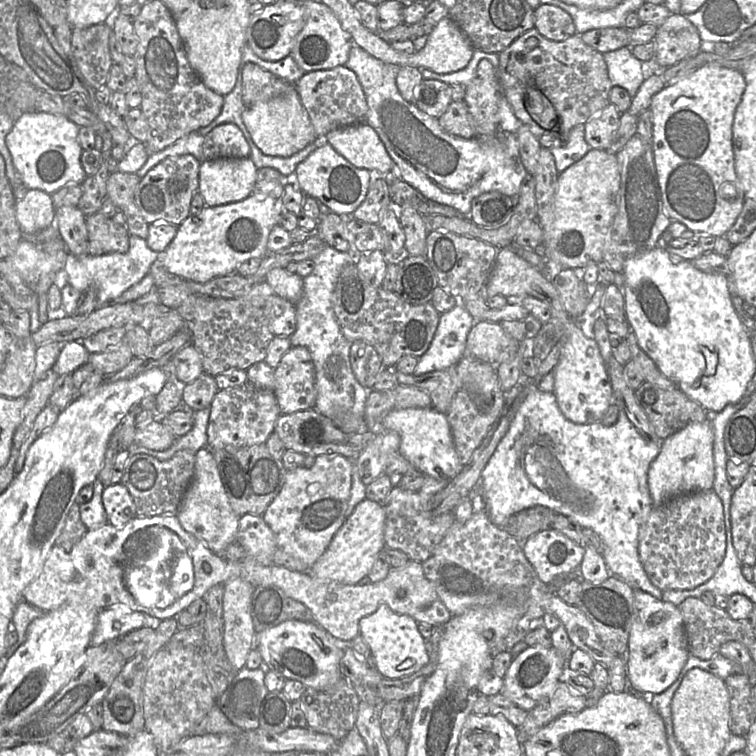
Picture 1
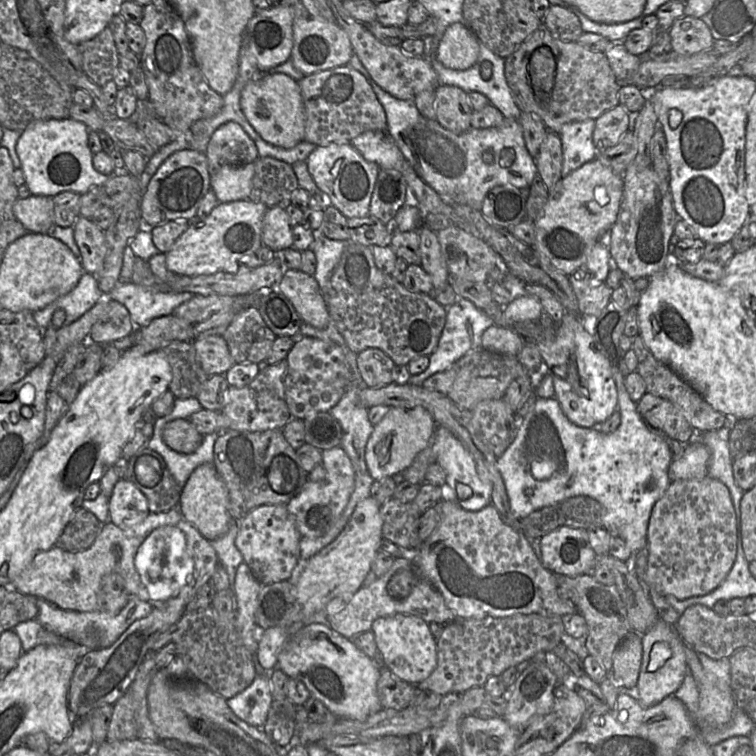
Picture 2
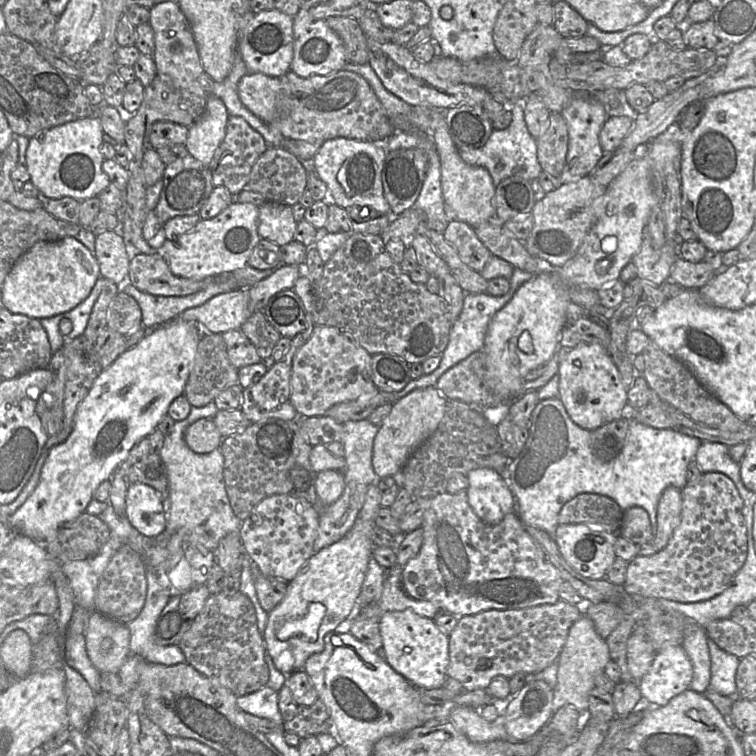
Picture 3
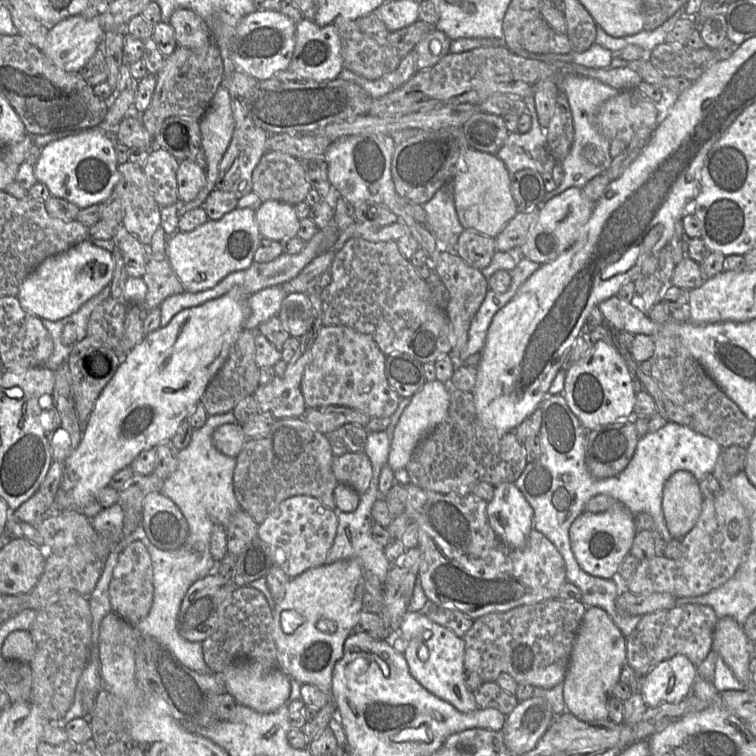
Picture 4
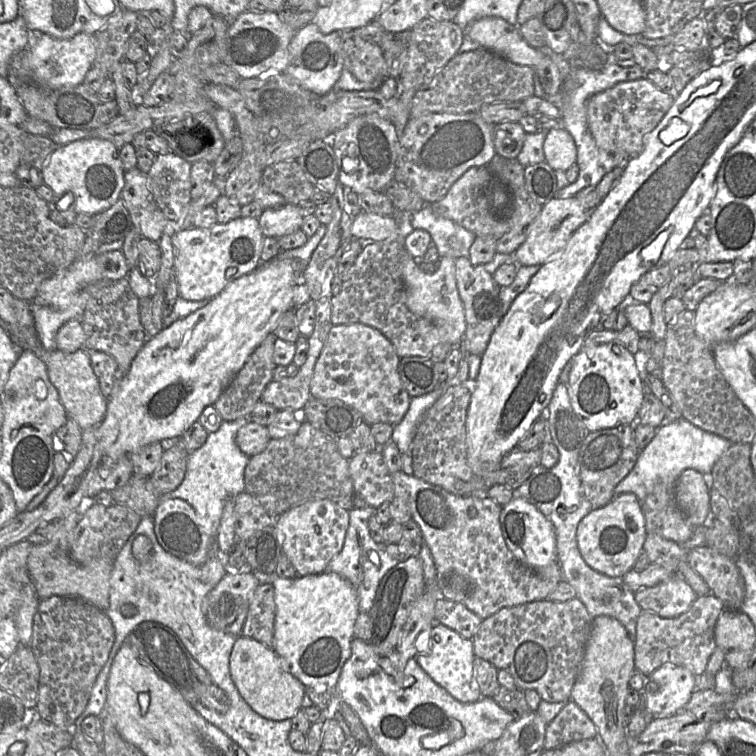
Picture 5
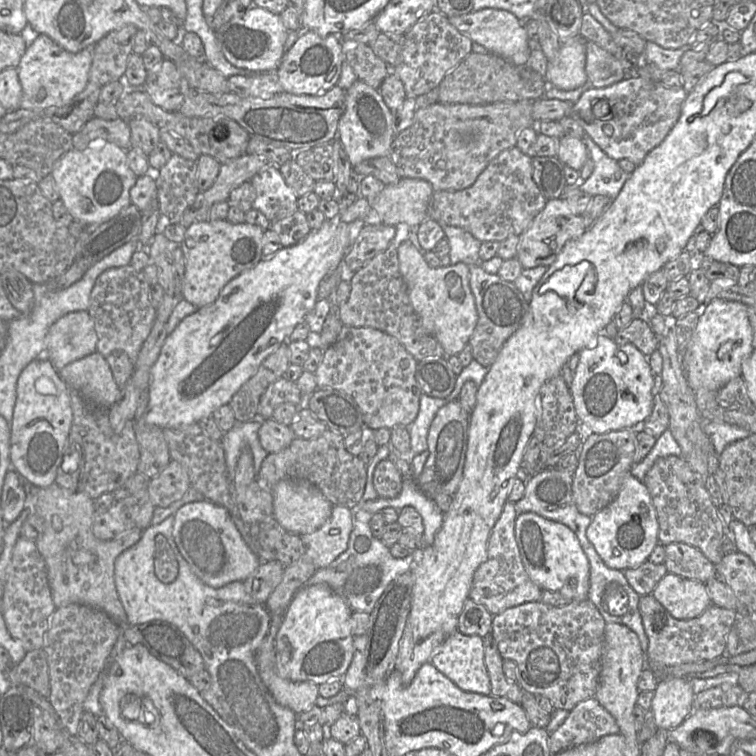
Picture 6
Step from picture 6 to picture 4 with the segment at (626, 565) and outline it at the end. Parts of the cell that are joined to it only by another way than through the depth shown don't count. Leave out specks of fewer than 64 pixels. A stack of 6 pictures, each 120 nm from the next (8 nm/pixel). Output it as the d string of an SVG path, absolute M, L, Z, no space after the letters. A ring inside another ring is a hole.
M622 503L603 513L583 512L569 530L571 549L581 569L603 579L611 579L617 573L623 559L630 554L636 534L634 515Z

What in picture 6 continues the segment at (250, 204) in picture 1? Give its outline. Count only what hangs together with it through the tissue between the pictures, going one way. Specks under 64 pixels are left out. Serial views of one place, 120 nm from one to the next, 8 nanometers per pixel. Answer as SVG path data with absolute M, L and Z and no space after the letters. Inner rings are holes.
M205 220L186 228L181 249L185 258L185 272L182 295L188 302L203 308L214 303L225 285L234 277L254 267L262 258L262 238L264 229L246 222L232 224L227 220Z

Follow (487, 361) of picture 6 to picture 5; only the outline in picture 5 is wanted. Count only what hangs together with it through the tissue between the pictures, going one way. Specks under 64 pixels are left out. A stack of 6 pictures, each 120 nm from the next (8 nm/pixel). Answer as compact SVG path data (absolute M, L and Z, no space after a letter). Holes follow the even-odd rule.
M468 257L455 259L455 277L466 321L463 345L470 354L482 356L492 333L504 316L499 297L501 287L494 281L492 274L485 270L484 265L473 265Z

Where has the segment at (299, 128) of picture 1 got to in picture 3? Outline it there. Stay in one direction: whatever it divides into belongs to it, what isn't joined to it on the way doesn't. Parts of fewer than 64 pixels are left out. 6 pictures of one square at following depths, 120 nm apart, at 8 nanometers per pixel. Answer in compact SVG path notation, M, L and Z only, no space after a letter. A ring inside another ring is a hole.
M247 73L238 83L243 105L265 123L270 123L282 109L283 83L278 77Z

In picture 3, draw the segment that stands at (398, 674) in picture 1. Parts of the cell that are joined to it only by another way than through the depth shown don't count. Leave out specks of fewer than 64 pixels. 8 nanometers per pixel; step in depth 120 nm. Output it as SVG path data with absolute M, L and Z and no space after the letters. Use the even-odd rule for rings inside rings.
M410 609L387 612L380 617L380 633L382 637L382 652L387 663L405 679L417 688L438 689L448 678L449 665L449 636L442 633L435 624L434 619L420 616Z

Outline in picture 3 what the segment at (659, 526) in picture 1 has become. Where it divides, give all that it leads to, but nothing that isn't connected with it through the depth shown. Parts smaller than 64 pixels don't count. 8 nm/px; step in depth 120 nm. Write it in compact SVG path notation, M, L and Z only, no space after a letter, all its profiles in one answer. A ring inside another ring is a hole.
M719 472L702 473L681 491L681 523L667 545L654 555L636 556L628 562L623 588L631 596L681 603L707 600L727 589L745 562L743 500L733 481Z

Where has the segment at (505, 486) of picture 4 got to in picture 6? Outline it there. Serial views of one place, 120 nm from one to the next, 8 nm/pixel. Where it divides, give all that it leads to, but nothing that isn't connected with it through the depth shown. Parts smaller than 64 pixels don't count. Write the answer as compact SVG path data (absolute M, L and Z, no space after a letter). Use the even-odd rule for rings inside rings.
M523 512L515 519L514 533L522 564L538 587L559 591L571 601L587 599L589 562L577 536L570 528L536 513Z

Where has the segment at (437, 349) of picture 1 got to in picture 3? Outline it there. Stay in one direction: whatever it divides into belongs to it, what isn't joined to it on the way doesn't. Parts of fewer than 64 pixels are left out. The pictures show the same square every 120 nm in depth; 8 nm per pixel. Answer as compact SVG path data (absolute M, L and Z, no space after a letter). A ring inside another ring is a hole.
M514 269L513 275L509 279L510 290L505 295L491 296L488 292L476 294L466 293L462 311L457 320L451 324L449 341L447 347L441 354L441 362L438 368L428 375L423 375L418 379L412 379L400 392L394 393L393 401L398 401L418 389L434 387L441 375L448 369L467 358L470 354L483 349L486 332L492 317L510 301L515 292L525 282L531 280L533 277L534 274L532 273L520 269Z

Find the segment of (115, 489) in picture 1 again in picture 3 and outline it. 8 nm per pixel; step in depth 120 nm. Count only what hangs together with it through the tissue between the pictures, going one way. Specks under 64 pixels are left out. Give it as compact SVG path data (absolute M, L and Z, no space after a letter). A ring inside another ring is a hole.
M144 484L127 488L124 517L143 536L156 538L166 529L164 503L157 492Z

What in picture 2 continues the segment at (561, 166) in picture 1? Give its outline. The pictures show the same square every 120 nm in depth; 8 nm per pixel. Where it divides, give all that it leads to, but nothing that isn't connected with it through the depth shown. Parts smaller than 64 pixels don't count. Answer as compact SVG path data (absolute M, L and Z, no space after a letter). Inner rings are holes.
M587 119L566 123L560 130L563 151L562 176L568 176L599 155L593 142L595 120Z

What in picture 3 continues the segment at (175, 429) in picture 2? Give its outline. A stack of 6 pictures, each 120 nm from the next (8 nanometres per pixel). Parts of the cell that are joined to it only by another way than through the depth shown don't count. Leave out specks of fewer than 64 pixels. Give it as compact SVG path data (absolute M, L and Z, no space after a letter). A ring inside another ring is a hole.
M212 418L198 419L187 427L184 434L187 446L198 454L219 448L223 439Z

